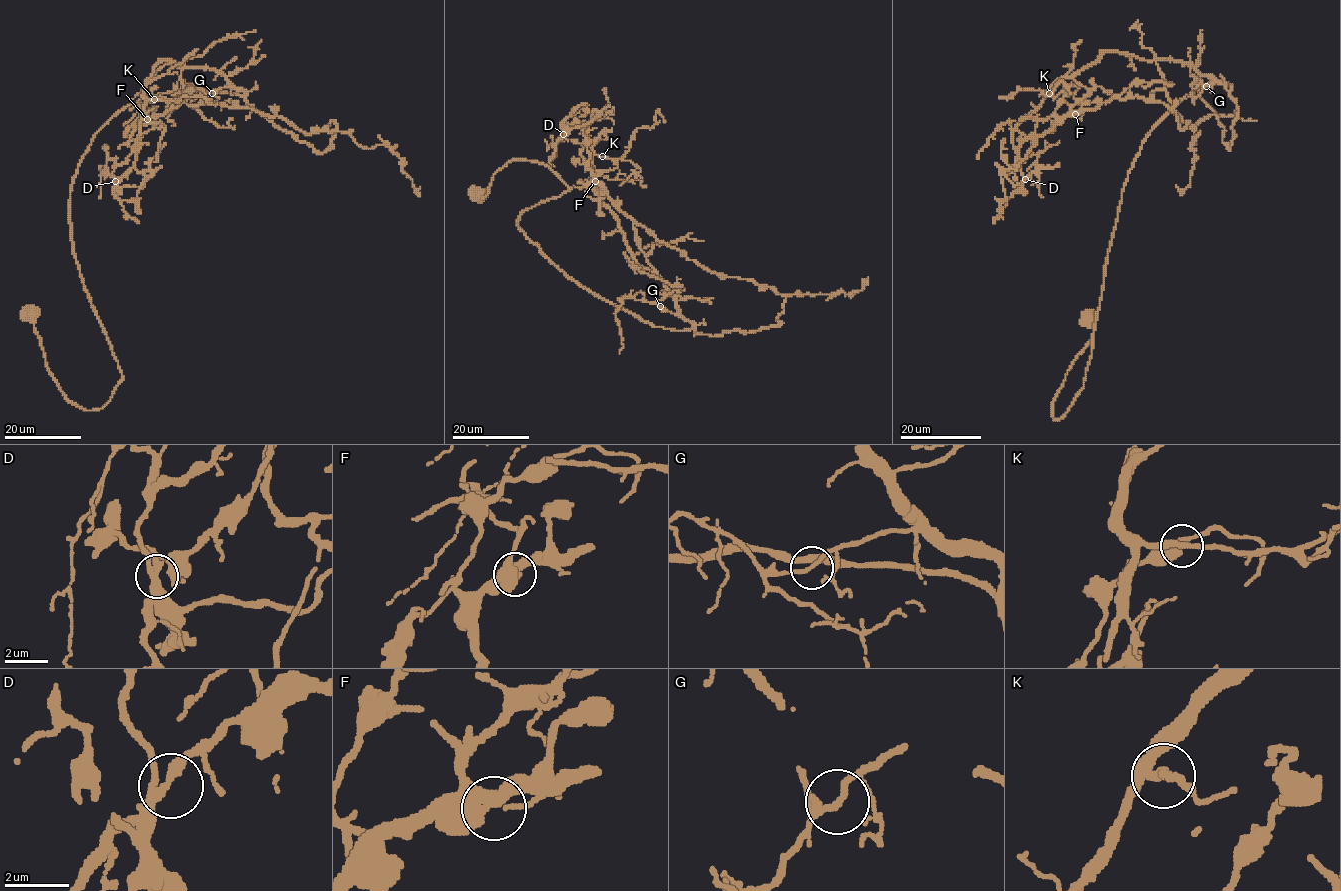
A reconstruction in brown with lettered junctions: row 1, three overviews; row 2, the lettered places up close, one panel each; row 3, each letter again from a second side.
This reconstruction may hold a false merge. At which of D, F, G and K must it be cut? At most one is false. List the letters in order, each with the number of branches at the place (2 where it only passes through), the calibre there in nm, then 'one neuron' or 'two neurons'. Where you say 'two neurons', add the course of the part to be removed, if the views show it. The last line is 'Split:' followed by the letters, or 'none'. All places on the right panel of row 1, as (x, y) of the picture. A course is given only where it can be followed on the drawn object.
D: 3 branches meet; 240 nm thick; one neuron
F: 2 branches meet; 440 nm thick; one neuron
G: 2 branches meet; 170 nm thick; one neuron
K: 2 branches meet; 240 nm thick; one neuron
Split: none

